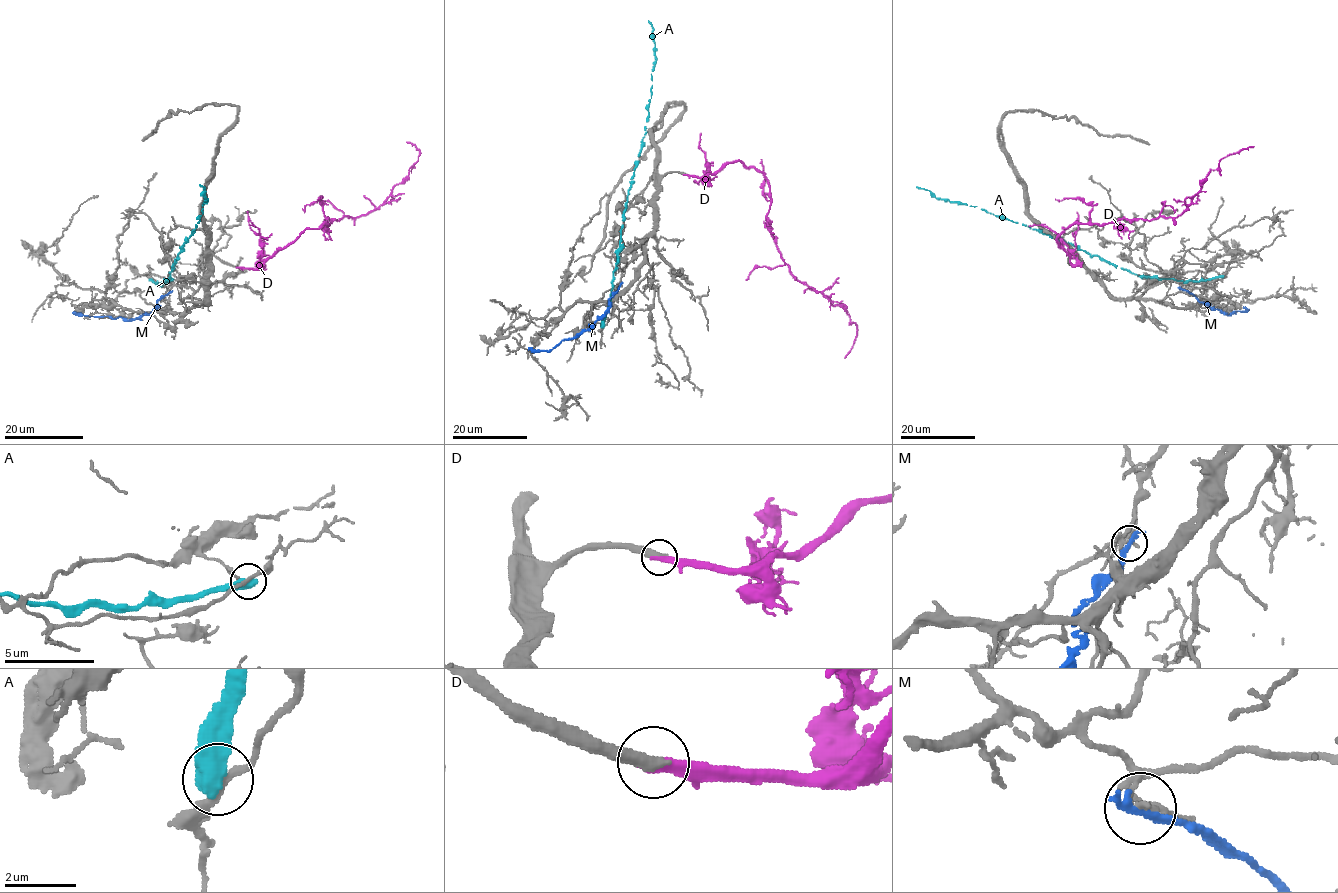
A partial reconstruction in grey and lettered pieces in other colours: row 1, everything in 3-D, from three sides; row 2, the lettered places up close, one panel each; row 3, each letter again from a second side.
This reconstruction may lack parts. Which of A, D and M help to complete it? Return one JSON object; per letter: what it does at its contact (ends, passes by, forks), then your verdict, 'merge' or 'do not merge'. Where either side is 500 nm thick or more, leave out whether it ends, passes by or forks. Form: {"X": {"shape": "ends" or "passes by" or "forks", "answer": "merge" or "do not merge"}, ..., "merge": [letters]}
{"A": {"answer": "do not merge"}, "D": {"shape": "ends", "answer": "merge"}, "M": {"shape": "ends", "answer": "do not merge"}, "merge": ["D"]}

